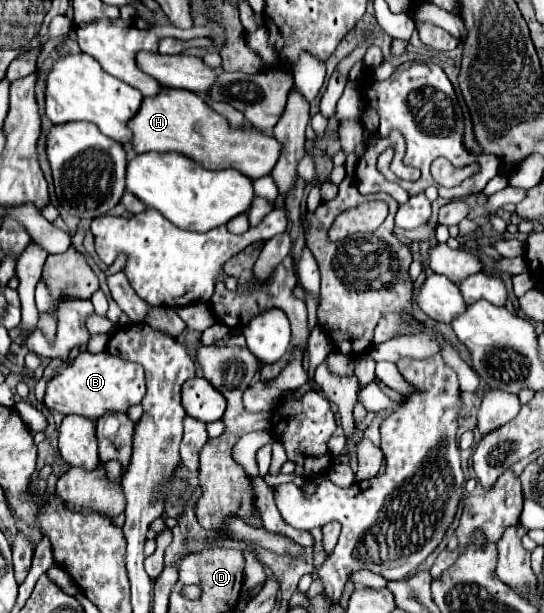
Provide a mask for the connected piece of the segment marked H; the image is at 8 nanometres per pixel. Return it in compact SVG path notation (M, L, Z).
M163 90L153 98L145 98L141 110L135 118L131 118L129 128L133 132L133 150L135 152L179 152L205 168L221 170L235 168L247 174L251 180L263 178L271 174L275 162L279 160L279 140L273 136L255 130L253 126L229 126L227 118L217 114L211 106L207 106L195 92L187 90Z

